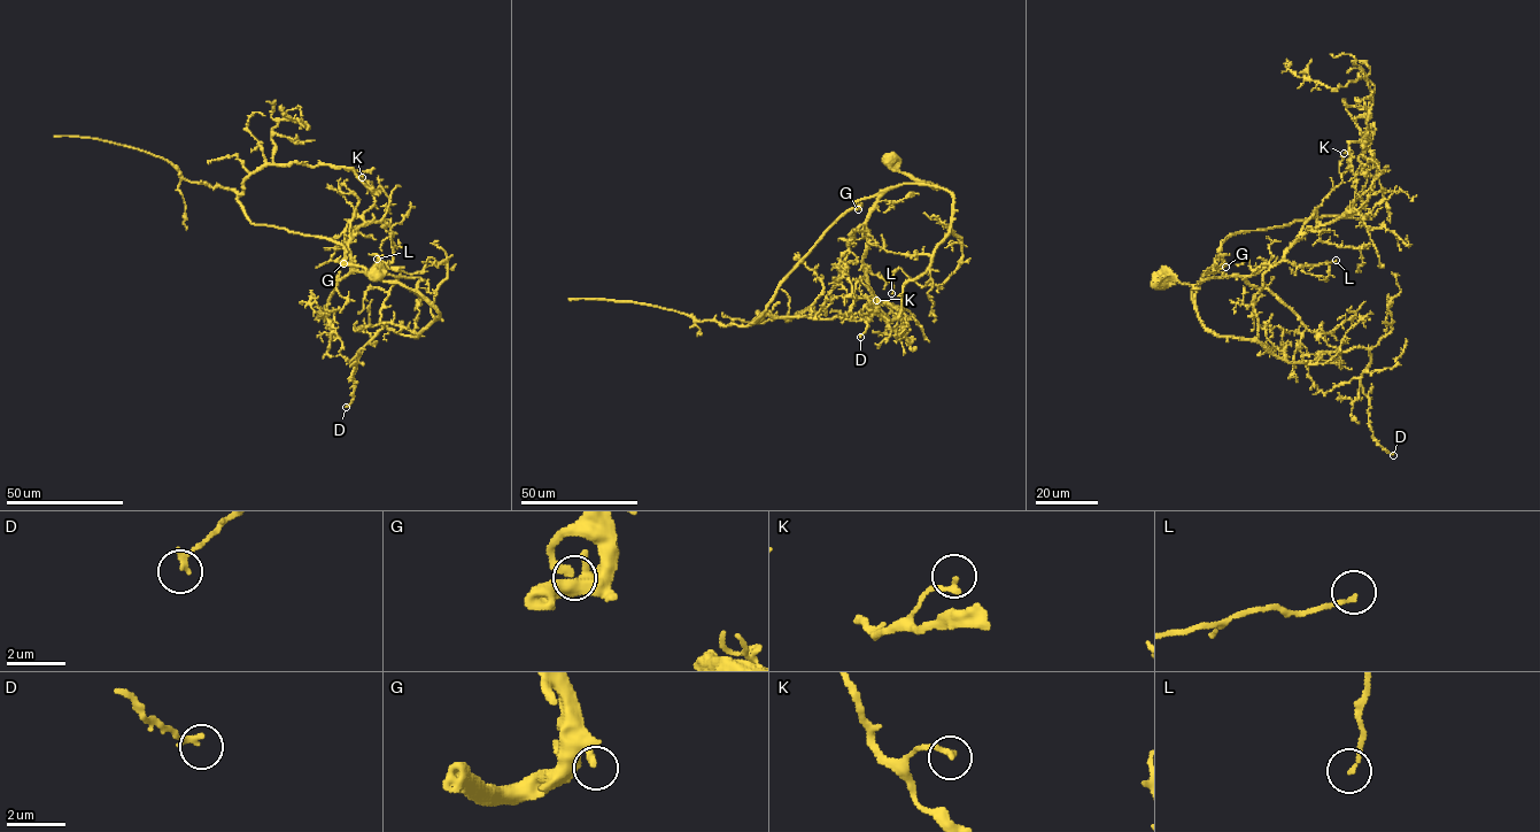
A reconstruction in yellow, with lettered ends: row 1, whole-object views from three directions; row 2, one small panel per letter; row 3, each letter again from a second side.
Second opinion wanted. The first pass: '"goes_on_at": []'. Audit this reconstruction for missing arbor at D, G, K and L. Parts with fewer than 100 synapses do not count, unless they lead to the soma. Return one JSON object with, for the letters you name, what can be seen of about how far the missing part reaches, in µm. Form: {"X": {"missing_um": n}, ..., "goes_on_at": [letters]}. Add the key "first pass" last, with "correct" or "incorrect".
{"goes_on_at": [], "first pass": "correct"}

